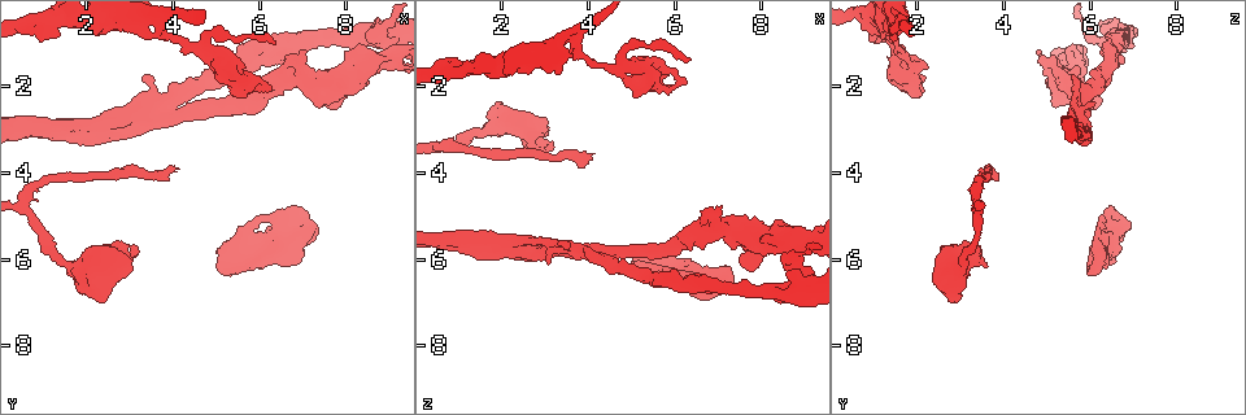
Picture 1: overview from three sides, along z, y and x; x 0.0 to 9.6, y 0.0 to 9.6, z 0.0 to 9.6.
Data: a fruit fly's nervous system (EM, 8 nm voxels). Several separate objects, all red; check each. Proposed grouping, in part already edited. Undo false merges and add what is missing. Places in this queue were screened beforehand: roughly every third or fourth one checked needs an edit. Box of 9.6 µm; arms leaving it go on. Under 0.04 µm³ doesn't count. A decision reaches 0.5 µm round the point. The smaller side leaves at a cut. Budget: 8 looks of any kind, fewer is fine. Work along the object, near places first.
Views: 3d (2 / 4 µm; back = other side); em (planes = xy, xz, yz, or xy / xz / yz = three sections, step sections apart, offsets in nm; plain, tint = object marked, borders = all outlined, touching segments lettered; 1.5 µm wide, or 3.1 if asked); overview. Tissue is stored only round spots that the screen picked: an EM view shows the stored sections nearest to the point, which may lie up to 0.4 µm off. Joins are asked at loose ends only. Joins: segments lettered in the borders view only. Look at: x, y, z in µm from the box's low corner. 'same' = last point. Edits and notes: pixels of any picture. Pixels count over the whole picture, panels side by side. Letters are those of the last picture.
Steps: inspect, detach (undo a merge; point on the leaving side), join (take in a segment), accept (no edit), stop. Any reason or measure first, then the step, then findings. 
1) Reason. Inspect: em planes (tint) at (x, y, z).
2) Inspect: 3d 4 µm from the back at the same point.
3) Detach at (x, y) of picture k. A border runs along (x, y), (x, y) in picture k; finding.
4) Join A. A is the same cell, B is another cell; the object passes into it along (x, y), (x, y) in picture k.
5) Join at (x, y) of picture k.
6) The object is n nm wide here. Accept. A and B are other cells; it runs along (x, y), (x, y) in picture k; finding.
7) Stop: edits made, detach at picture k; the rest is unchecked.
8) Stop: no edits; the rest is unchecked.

Calibre changes. Inspect: 3d 4 µm at (2.70, 5.85, 3.15).

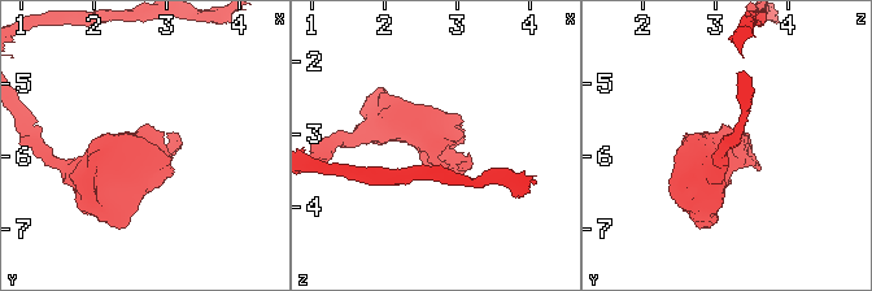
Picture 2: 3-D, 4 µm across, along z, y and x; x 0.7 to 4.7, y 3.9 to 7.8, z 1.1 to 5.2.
Inspect: em yz step 4 (tint) at (2.70, 5.80, 3.05).

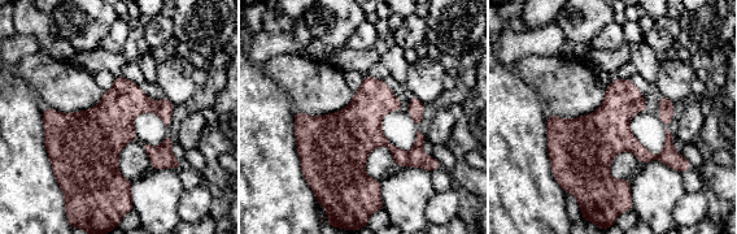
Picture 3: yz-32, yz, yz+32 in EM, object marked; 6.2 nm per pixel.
Inspect: em planes (borders) at the same point.

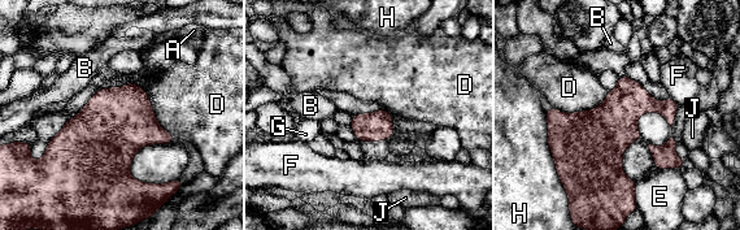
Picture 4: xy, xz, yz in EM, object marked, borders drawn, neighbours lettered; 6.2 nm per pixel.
The object is 360 nm wide here. Accept. A, B, D, E, F, G, H and J are other cells; a border runs along (608, 92), (590, 109), (552, 107) in picture 4; continuous, no second neuron.

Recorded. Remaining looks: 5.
Branch stops here. Inspect: 3d 2 µm from the back at (6.40, 1.05, 1.35).

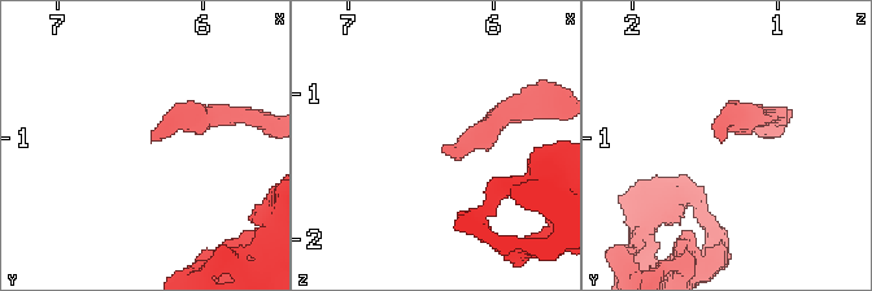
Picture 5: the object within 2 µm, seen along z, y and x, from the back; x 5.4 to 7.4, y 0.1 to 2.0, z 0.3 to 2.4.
Inspect: em planes (borders) at (6.36, 1.04, 1.36).

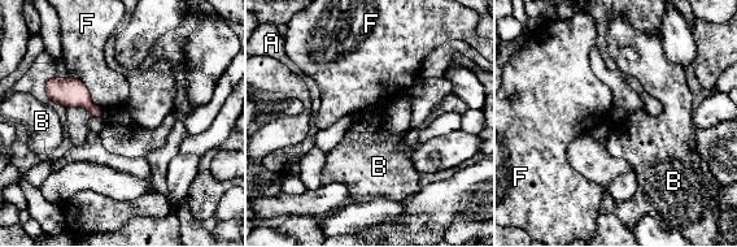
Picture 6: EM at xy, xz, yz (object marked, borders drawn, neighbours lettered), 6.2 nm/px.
Accept. A, B and F are other cells; none of them fits.

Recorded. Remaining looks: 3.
Thin end. Inspect: 3d 2 µm from the back at (4.15, 3.95, 3.55).

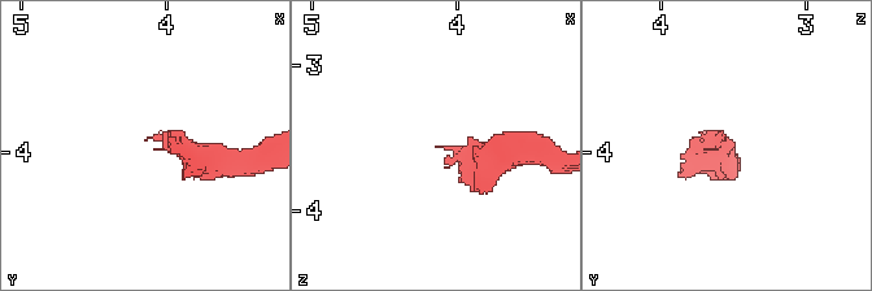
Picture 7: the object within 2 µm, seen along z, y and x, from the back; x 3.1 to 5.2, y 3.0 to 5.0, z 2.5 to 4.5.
Shape alone is not enough. Inspect: em xy step 4 (plain) at (4.10, 3.90, 3.56).

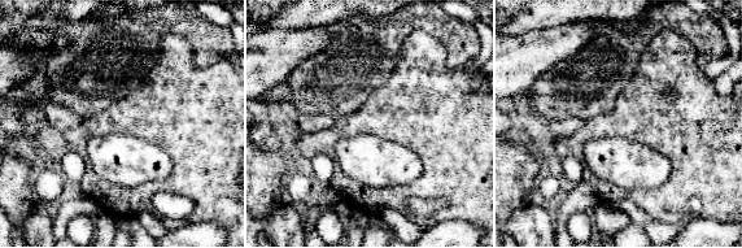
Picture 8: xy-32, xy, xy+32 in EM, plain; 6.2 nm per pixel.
Inspect: em xy step 4 (borders) at the same point.

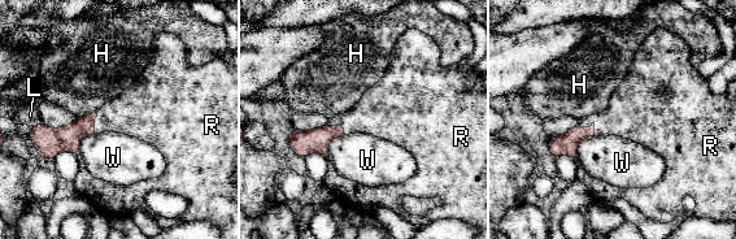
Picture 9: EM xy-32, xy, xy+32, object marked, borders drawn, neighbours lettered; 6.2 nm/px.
Join R. R is the same cell, H, L and W are other cells; the neuron continues.

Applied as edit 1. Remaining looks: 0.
Stop: edits made, join at picture 9; the rest is unchecked.

